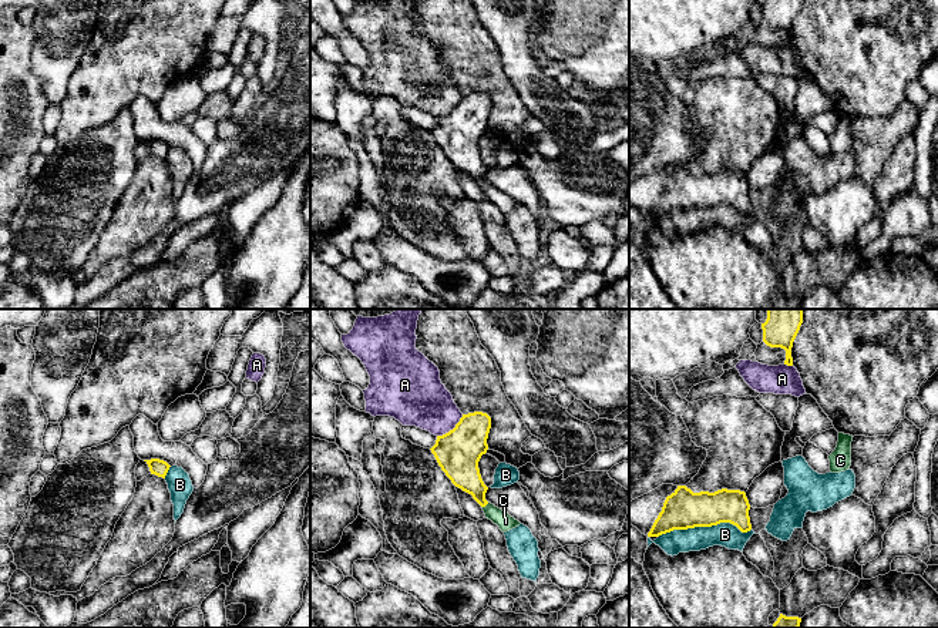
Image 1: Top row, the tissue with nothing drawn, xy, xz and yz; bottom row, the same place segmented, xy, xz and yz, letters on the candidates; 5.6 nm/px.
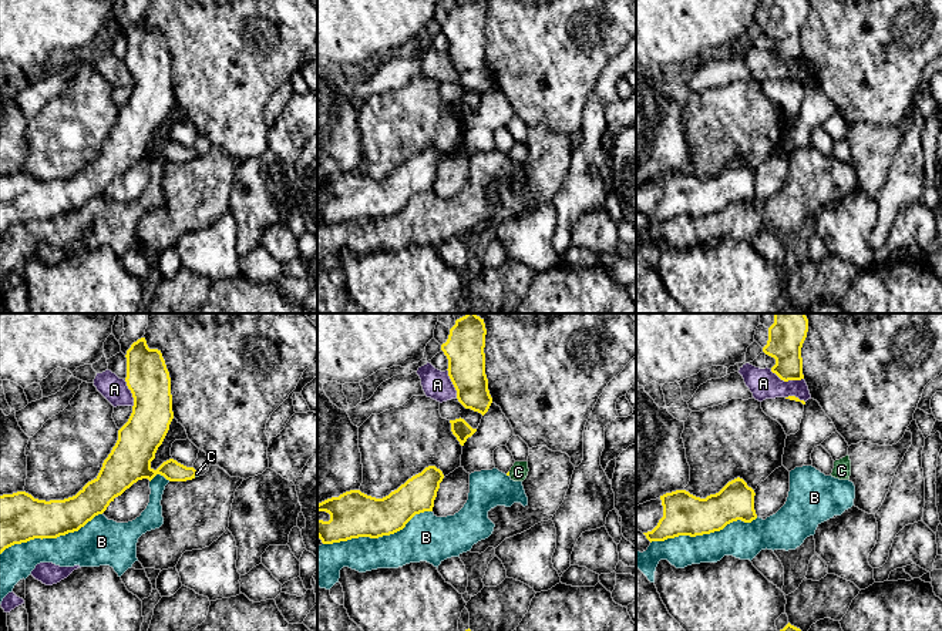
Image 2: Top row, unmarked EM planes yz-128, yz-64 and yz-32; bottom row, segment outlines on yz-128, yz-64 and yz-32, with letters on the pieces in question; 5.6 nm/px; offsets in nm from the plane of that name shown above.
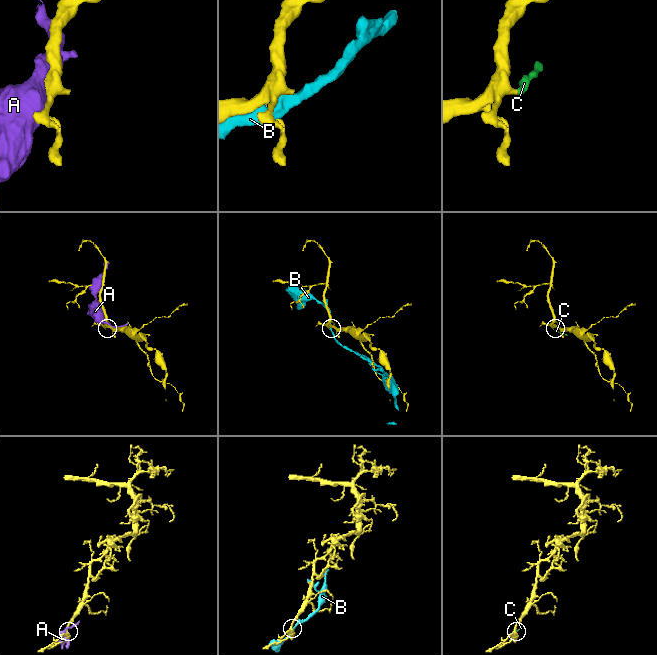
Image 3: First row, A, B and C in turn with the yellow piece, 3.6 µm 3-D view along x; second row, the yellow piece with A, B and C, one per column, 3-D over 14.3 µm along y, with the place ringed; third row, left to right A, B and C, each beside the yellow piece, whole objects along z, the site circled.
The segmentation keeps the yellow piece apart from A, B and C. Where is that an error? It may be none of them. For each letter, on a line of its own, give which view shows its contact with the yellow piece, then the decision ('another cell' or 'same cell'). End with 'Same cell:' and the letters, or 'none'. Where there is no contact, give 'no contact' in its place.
A: contact in xz; another cell
B: contact in yz; another cell
C: contact in xz; same cell
Same cell: C

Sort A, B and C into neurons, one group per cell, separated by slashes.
A / B / C

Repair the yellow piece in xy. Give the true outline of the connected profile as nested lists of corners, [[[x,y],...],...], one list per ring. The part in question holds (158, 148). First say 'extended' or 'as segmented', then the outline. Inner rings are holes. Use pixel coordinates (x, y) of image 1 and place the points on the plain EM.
as segmented | [[[151,140],[151,141],[144,141],[144,142],[148,145],[151,155],[155,155],[162,159],[165,159],[171,148],[167,142],[159,141],[159,140]]]

